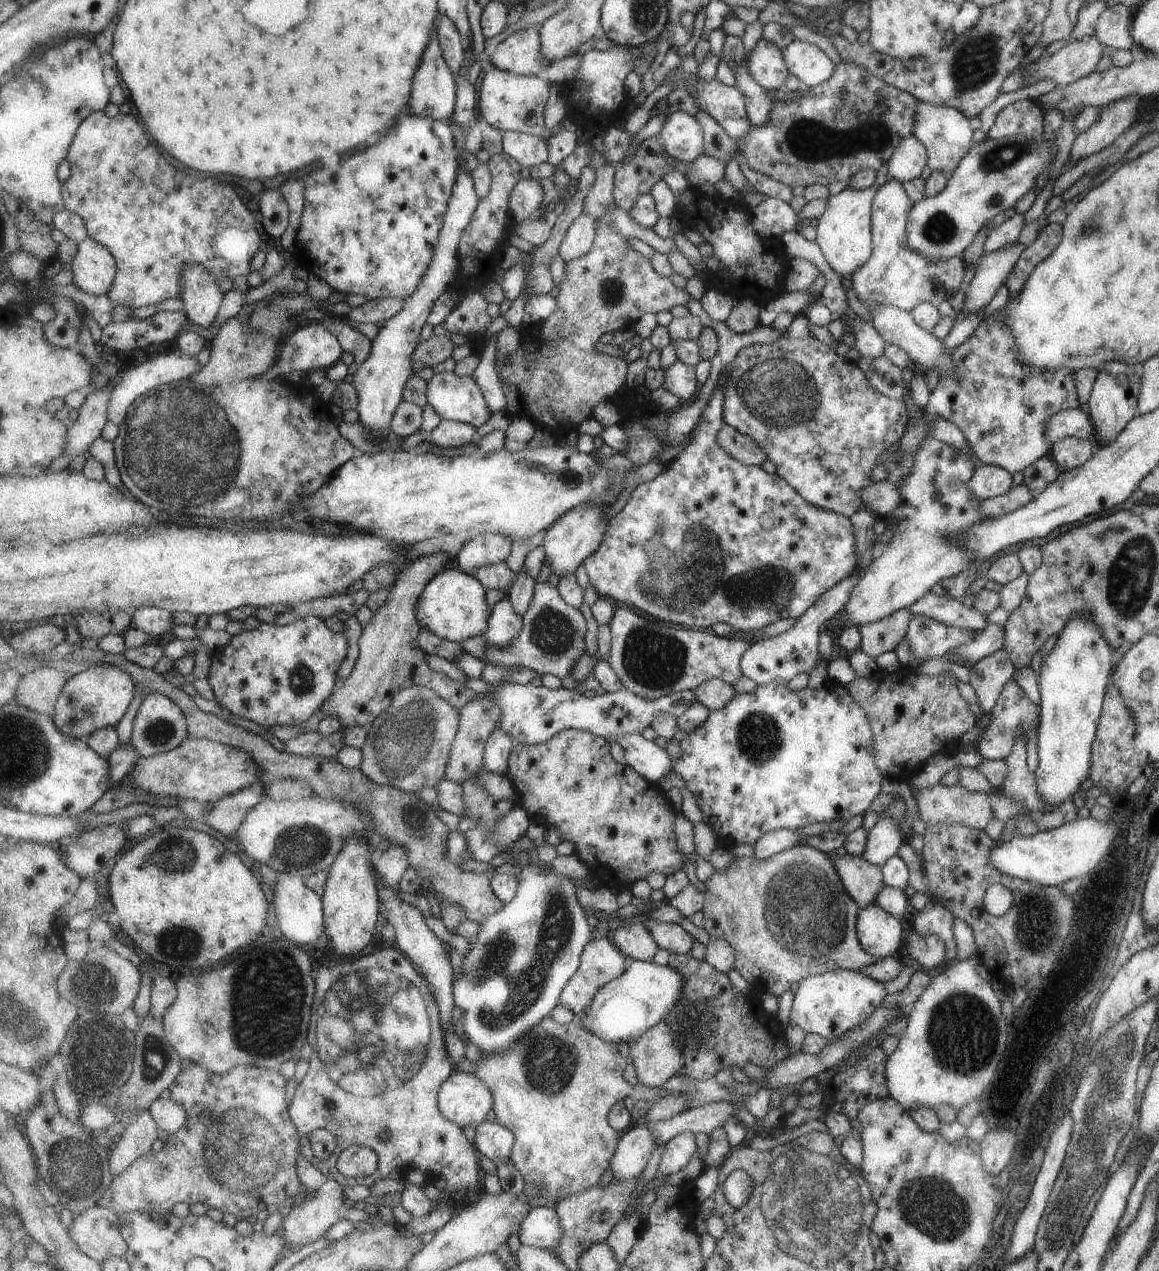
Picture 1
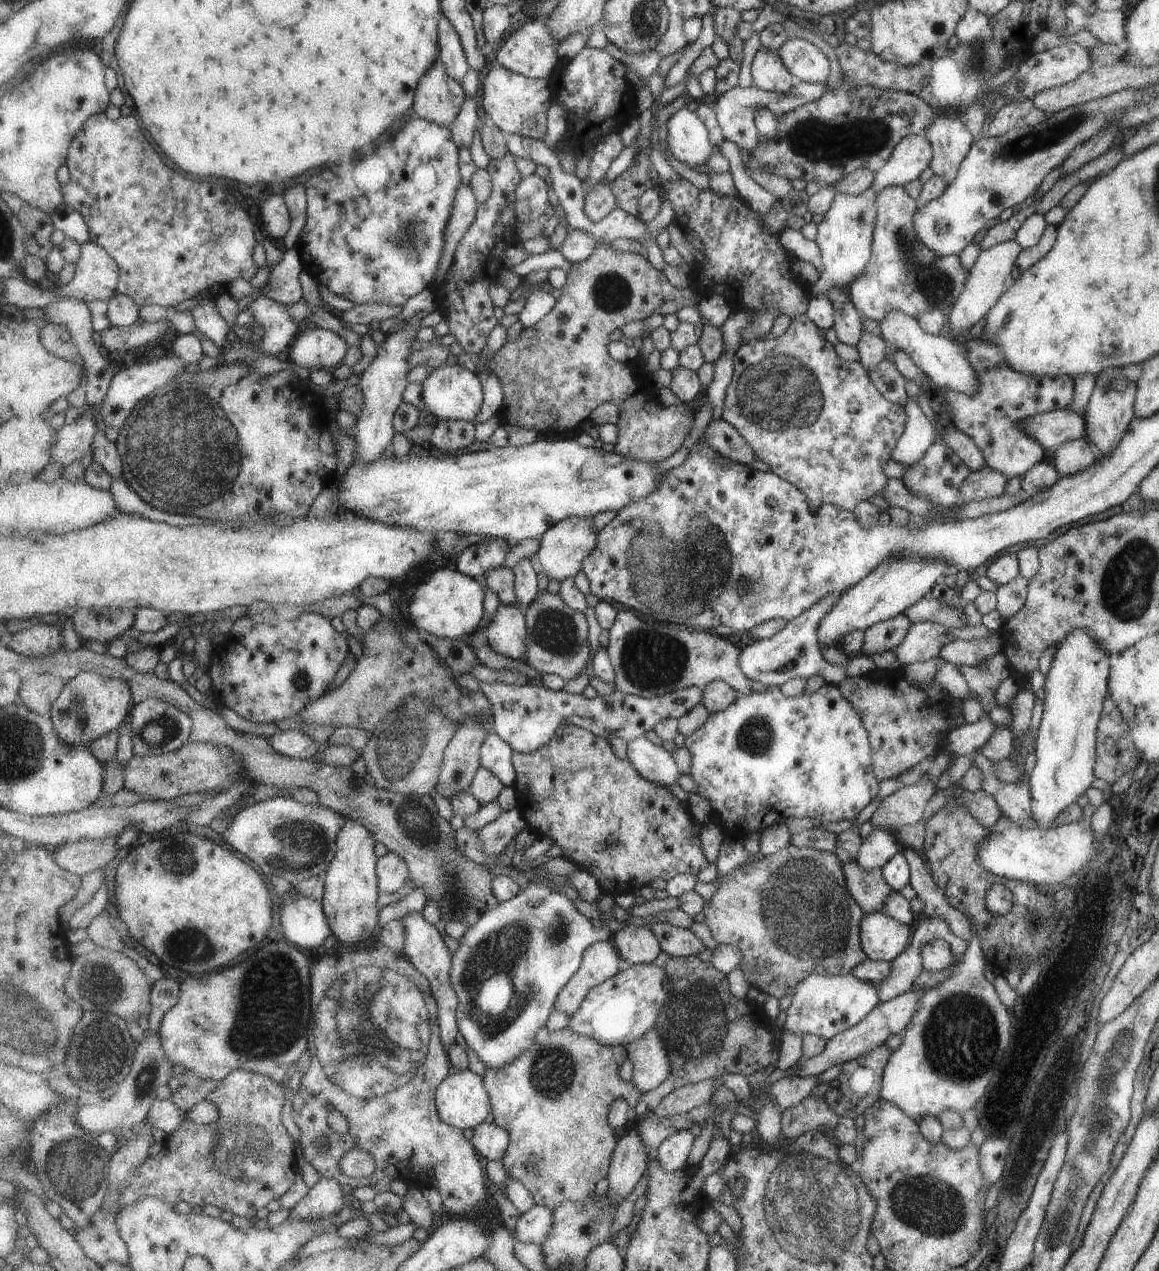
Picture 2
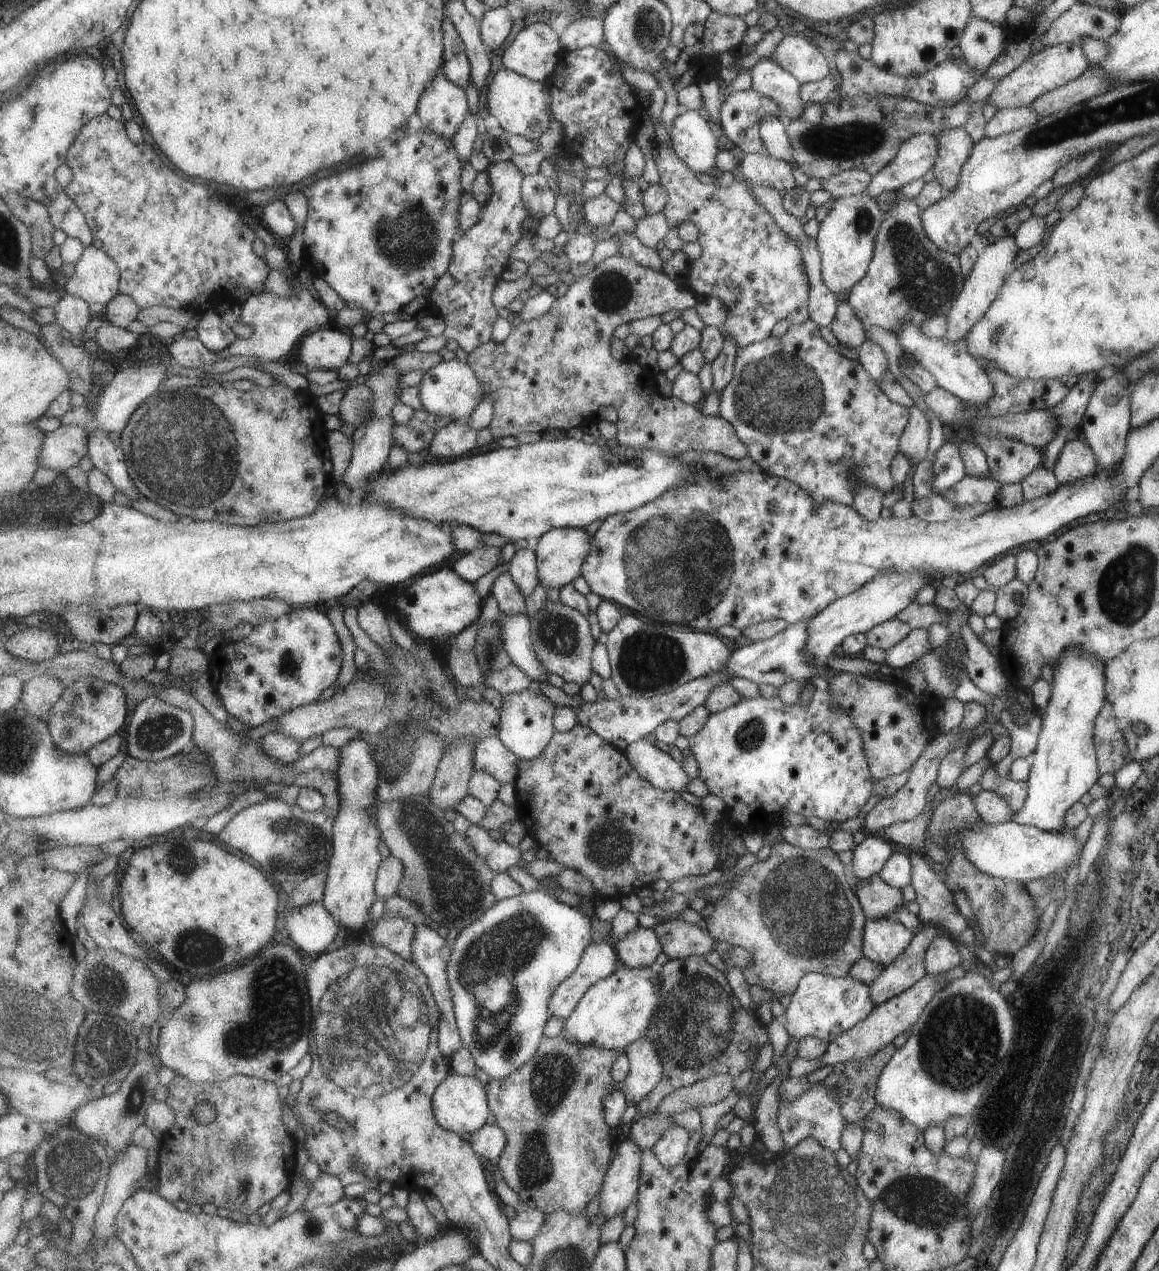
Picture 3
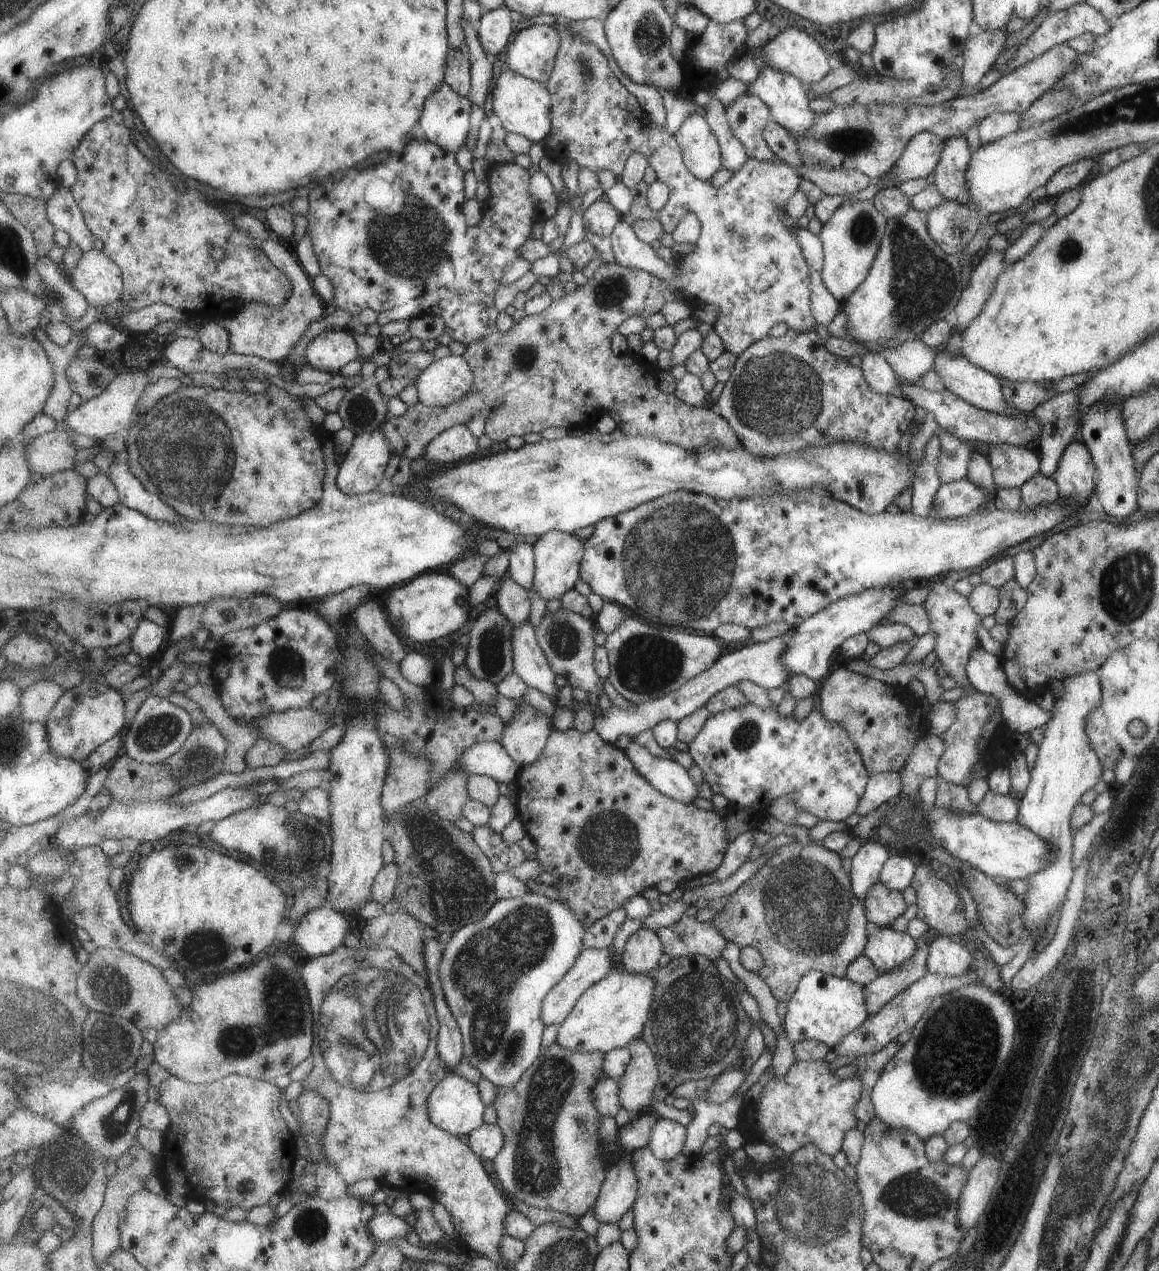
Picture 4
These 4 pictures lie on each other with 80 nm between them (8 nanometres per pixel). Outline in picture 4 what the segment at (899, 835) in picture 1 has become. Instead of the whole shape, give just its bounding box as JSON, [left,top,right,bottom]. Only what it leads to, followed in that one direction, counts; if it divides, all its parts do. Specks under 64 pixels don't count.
[850,839,889,900]

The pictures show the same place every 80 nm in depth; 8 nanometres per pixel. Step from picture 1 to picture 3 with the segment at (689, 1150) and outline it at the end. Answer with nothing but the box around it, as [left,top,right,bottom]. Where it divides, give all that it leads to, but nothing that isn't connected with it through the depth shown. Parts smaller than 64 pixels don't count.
[653,1126,691,1168]

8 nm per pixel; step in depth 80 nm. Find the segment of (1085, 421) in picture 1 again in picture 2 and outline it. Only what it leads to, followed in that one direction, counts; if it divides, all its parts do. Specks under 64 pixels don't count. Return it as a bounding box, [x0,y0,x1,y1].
[1022,408,1085,450]

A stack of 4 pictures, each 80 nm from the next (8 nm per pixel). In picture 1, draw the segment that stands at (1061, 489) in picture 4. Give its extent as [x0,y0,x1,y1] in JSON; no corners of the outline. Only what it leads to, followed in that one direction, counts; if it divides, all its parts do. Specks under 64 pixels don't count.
[1051,436,1096,470]

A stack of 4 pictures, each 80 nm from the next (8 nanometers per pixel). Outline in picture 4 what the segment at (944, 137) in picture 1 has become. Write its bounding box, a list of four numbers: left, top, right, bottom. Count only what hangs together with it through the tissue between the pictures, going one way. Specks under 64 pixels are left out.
[933,137,970,203]

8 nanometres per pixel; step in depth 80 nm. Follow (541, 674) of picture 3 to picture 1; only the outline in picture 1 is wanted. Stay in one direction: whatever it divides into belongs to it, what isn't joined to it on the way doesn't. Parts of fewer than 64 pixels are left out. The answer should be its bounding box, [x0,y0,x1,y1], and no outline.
[485,596,523,646]

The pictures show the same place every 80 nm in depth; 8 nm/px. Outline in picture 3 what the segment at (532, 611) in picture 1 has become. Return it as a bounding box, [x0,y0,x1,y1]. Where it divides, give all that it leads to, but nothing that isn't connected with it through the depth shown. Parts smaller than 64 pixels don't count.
[532,601,597,687]

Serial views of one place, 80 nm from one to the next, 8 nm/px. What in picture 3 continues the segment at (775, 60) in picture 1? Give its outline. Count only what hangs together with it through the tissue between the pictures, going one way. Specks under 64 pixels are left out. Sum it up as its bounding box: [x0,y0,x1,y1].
[752,57,805,122]

